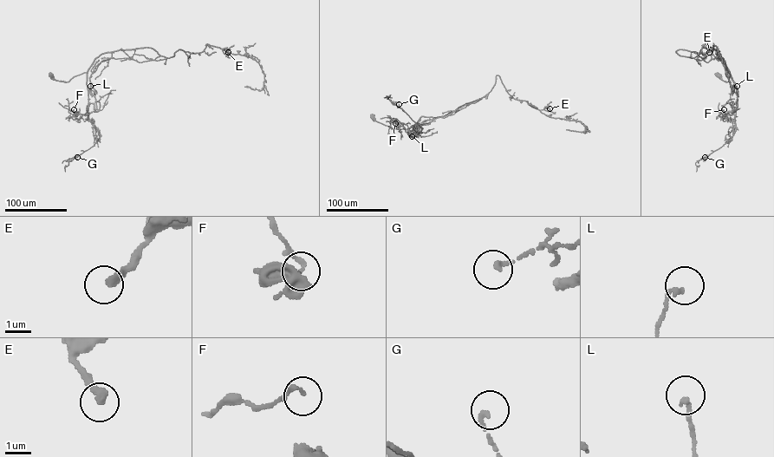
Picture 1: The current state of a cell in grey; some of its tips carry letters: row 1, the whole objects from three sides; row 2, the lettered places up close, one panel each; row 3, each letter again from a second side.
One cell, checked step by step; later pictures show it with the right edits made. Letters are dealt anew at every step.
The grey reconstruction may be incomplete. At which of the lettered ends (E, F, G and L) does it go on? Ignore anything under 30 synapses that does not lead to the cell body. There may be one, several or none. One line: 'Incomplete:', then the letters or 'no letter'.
Incomplete: no letter

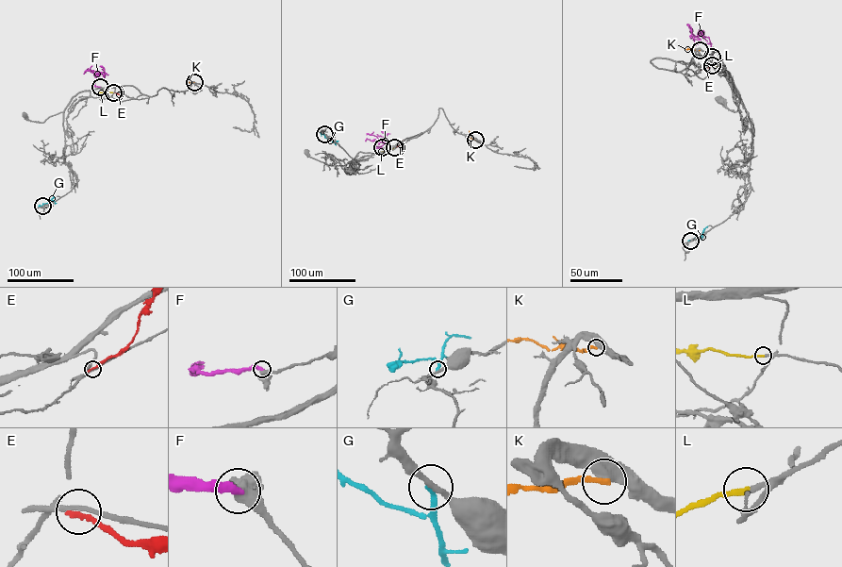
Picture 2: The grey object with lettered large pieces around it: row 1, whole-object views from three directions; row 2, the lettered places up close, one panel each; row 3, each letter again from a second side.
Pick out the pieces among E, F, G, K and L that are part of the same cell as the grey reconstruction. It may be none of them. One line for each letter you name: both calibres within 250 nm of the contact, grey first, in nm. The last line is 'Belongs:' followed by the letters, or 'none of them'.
L: calibres 240 and 240 nm
Belongs: L

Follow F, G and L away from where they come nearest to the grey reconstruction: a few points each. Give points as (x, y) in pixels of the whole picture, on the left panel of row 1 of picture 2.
F: (100, 87), (94, 84), (96, 78), (93, 75), (104, 73), (90, 69), (84, 74)
G: (42, 206), (51, 200), (56, 203)
L: (113, 92), (99, 92)

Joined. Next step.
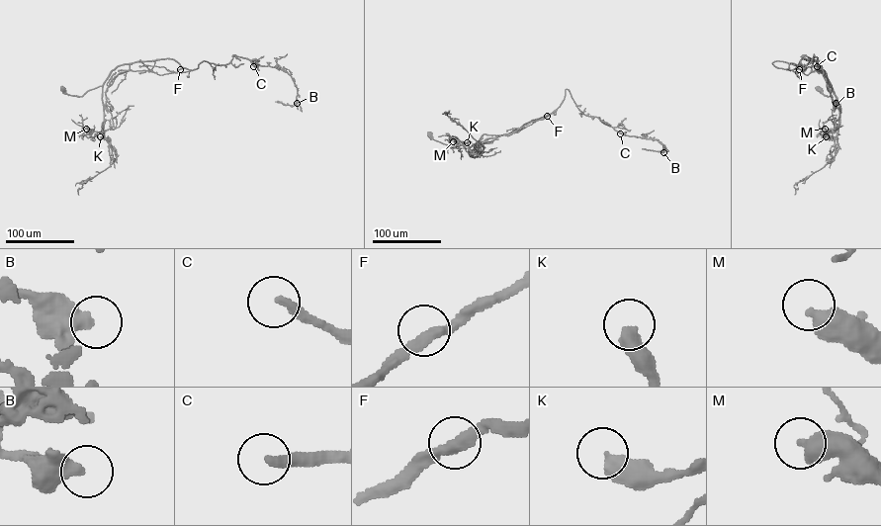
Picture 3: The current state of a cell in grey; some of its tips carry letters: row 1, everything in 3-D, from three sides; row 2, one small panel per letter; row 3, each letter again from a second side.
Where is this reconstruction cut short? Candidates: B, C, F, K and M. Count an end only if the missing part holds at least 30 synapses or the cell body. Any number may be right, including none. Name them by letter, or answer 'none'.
C

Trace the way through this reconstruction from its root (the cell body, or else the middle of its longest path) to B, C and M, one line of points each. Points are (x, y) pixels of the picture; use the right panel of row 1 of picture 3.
B: (818, 89), (828, 96), (832, 89), (818, 61), (803, 58), (791, 70), (772, 63), (813, 58), (836, 103)
C: (818, 89), (832, 89), (818, 61), (772, 63), (805, 54), (817, 66)
M: (818, 89), (829, 96), (831, 86), (838, 107), (836, 131), (825, 131), (826, 133), (825, 129)

